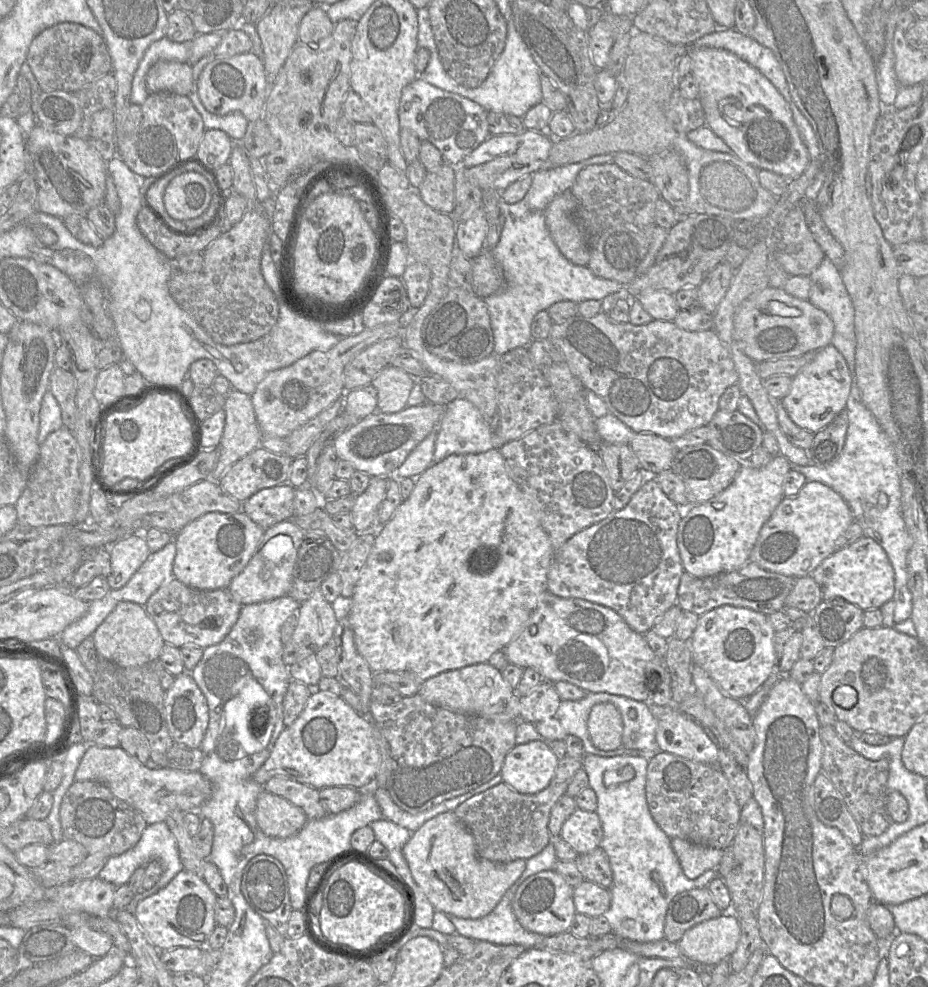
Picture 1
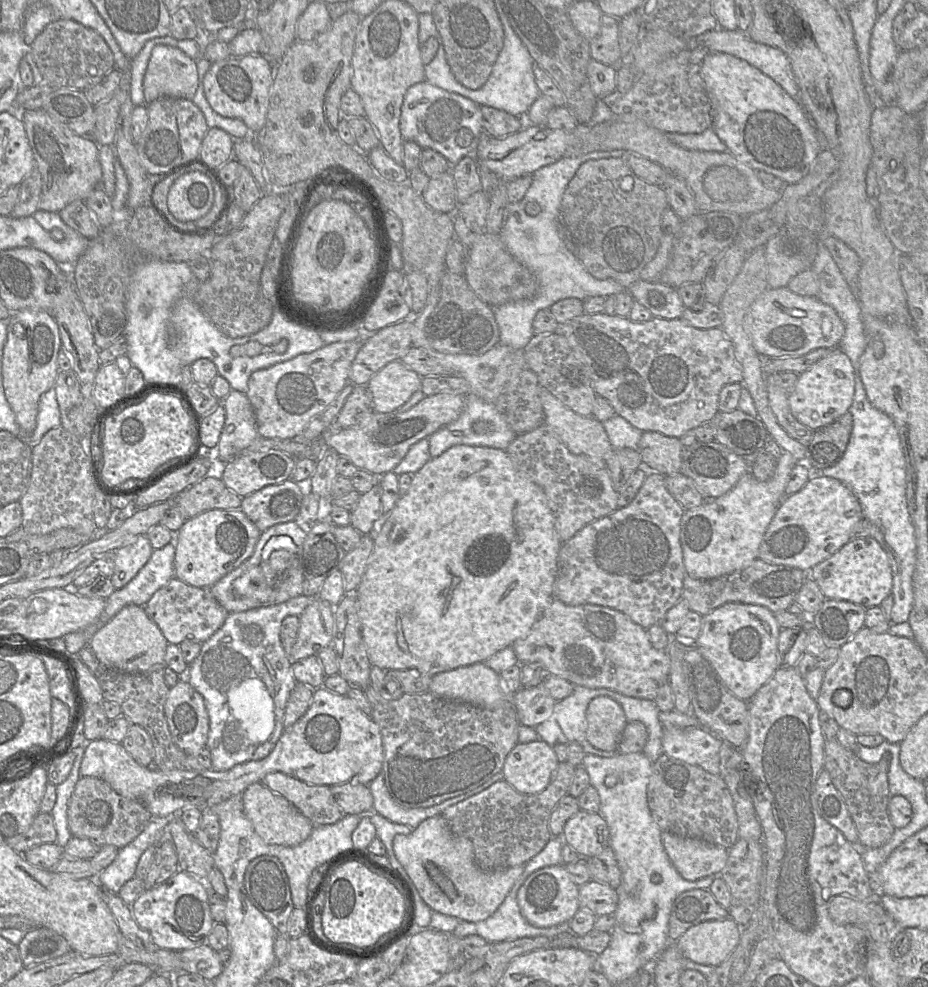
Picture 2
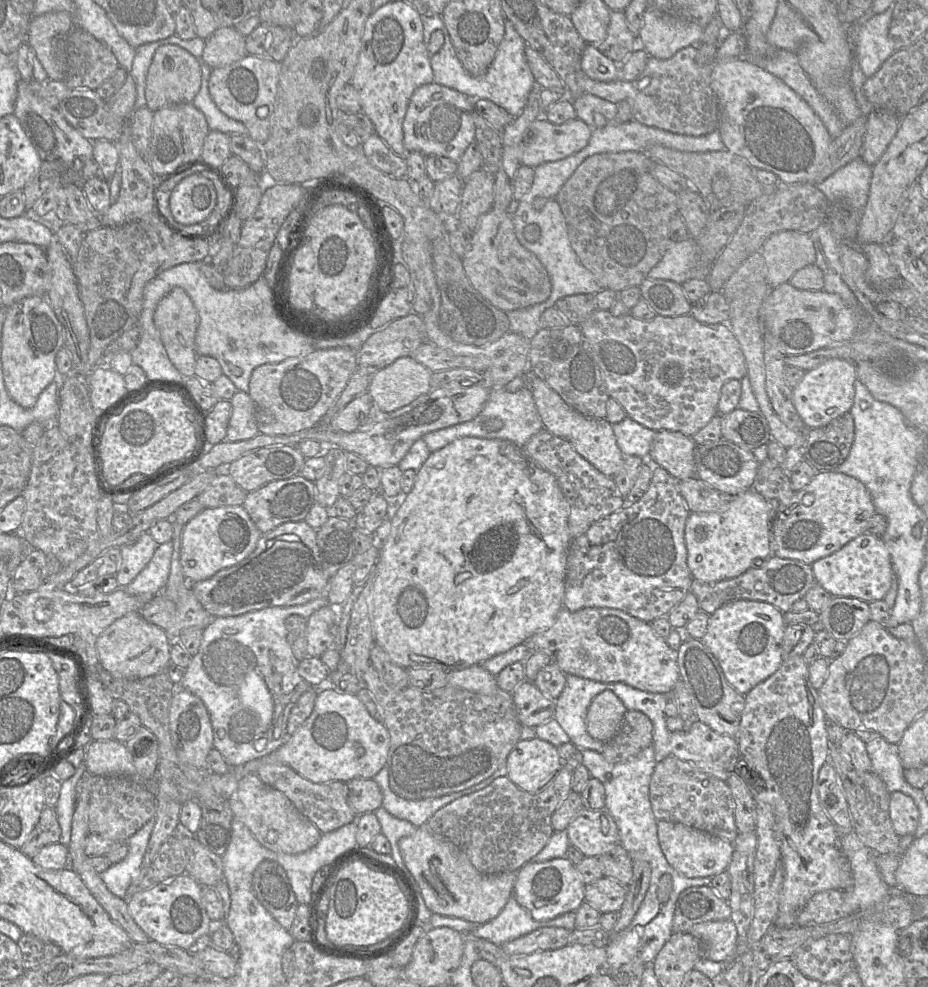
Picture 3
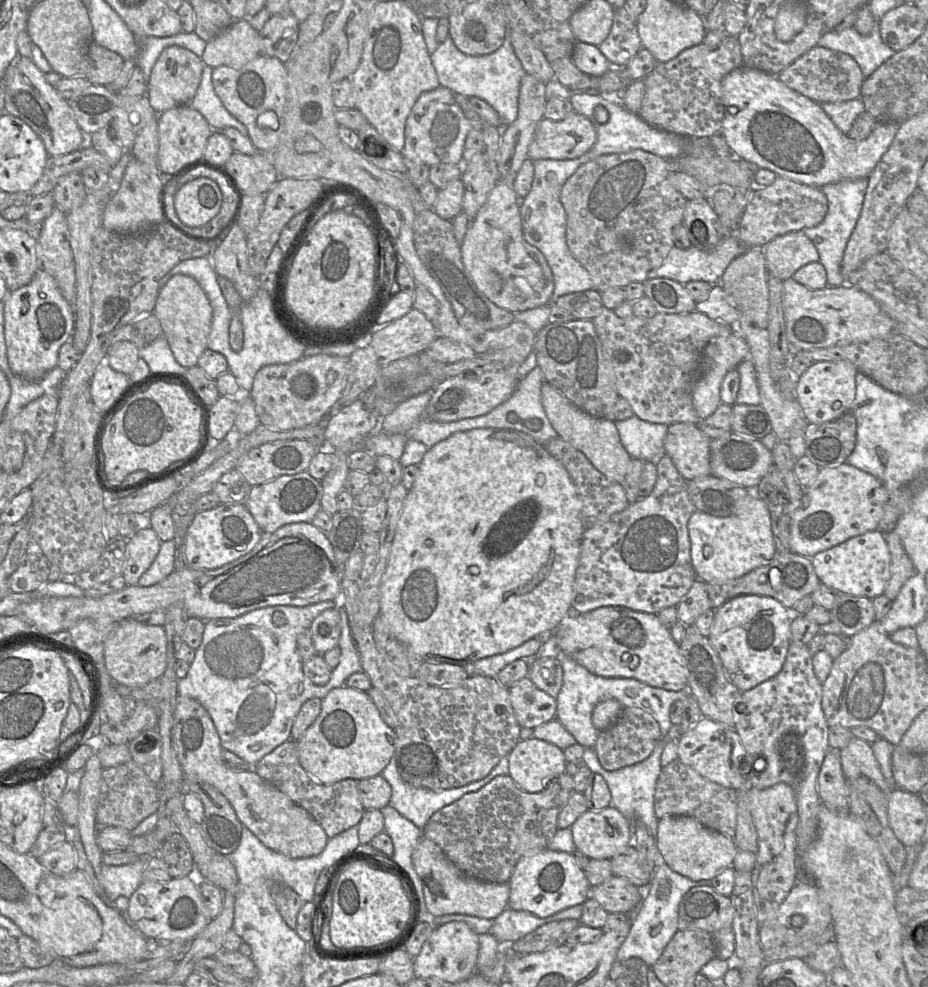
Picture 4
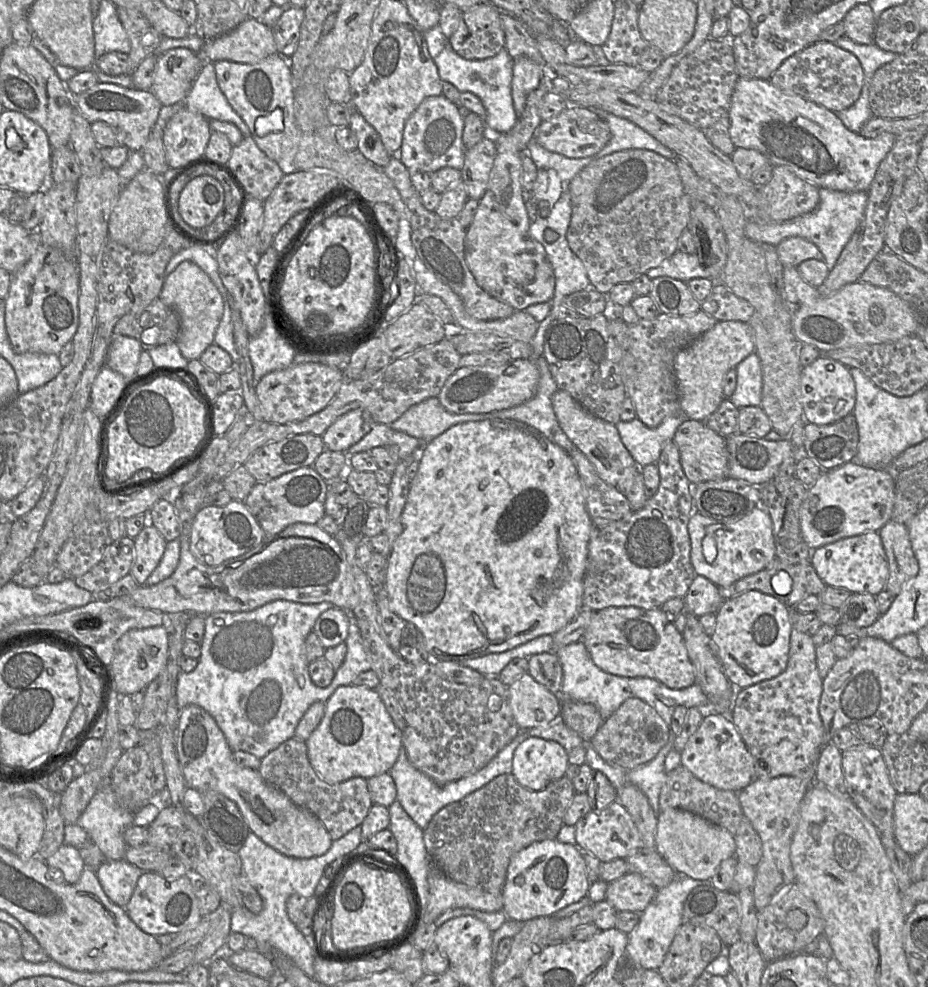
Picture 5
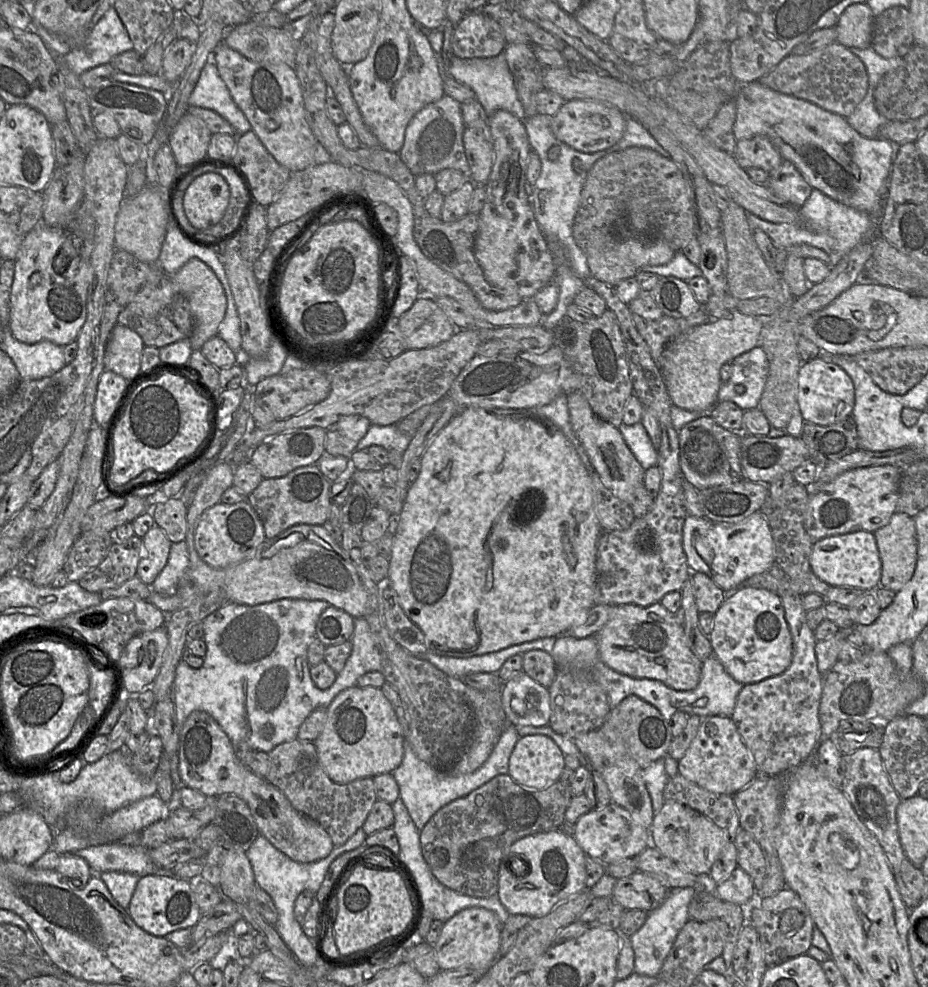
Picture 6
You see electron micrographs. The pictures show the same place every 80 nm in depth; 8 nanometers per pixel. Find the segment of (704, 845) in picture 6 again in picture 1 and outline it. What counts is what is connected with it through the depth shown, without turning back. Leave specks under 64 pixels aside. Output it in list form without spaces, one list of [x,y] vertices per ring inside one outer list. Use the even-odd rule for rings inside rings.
[[[672,838],[671,846],[685,876],[694,880],[708,870],[716,869],[723,850],[698,845],[681,838]]]

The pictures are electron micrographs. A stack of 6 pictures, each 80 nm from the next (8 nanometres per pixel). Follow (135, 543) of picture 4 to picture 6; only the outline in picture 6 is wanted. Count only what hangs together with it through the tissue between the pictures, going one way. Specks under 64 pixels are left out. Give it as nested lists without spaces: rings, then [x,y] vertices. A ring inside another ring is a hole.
[[[157,525],[151,527],[142,537],[143,551],[138,563],[136,575],[150,586],[165,567],[172,542]]]

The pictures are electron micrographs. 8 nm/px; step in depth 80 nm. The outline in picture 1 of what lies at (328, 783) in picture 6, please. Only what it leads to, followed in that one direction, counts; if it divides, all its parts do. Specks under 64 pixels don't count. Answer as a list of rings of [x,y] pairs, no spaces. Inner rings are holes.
[[[275,776],[265,783],[264,789],[301,808],[309,820],[322,819],[328,815],[320,802],[319,790],[313,787],[285,777]]]

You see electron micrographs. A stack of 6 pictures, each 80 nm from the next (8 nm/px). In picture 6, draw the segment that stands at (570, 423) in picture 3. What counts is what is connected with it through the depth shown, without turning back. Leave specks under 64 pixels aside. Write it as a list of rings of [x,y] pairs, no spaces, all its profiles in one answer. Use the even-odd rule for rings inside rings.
[[[580,392],[569,393],[567,402],[572,429],[581,441],[593,469],[616,497],[630,504],[635,489],[644,483],[645,470],[625,443],[618,428],[599,418]]]

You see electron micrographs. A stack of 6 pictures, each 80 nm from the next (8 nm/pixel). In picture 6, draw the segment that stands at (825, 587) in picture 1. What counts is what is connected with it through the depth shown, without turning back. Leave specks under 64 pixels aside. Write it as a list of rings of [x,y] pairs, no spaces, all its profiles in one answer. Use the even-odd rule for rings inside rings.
[[[856,531],[829,536],[814,542],[810,557],[813,573],[830,586],[874,591],[880,584],[882,562],[874,533]]]

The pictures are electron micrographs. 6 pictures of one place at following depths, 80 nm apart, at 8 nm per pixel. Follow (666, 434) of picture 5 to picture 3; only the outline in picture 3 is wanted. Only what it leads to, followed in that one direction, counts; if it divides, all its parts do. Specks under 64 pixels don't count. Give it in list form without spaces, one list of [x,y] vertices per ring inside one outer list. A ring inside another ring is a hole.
[[[628,417],[611,425],[617,445],[624,456],[638,456],[643,459],[649,457],[657,431],[649,429]]]

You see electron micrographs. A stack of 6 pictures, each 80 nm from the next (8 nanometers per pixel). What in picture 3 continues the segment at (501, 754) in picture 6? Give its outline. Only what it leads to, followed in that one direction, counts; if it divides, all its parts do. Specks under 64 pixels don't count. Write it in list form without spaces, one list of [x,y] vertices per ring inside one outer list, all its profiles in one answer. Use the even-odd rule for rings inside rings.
[[[387,764],[373,779],[377,782],[383,793],[382,807],[394,817],[407,820],[418,828],[425,827],[429,819],[442,807],[452,803],[458,798],[479,791],[491,784],[496,778],[506,775],[507,769],[506,766],[503,766],[489,778],[471,788],[443,797],[425,800],[406,800],[396,795],[390,788]]]

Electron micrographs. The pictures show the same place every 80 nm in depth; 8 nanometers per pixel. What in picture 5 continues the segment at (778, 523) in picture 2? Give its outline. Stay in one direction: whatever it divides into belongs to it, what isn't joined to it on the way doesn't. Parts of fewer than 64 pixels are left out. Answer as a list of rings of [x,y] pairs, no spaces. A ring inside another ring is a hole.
[[[857,461],[822,471],[816,483],[808,487],[800,507],[800,529],[805,543],[816,549],[842,538],[878,532],[891,520],[895,482],[892,469],[869,468]]]

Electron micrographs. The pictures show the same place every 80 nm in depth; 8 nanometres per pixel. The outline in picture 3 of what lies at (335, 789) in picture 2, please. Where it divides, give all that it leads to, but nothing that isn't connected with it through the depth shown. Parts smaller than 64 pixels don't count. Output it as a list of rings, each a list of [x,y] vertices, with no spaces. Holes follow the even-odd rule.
[[[354,779],[347,783],[349,804],[357,815],[374,813],[383,805],[383,793],[372,779]]]

